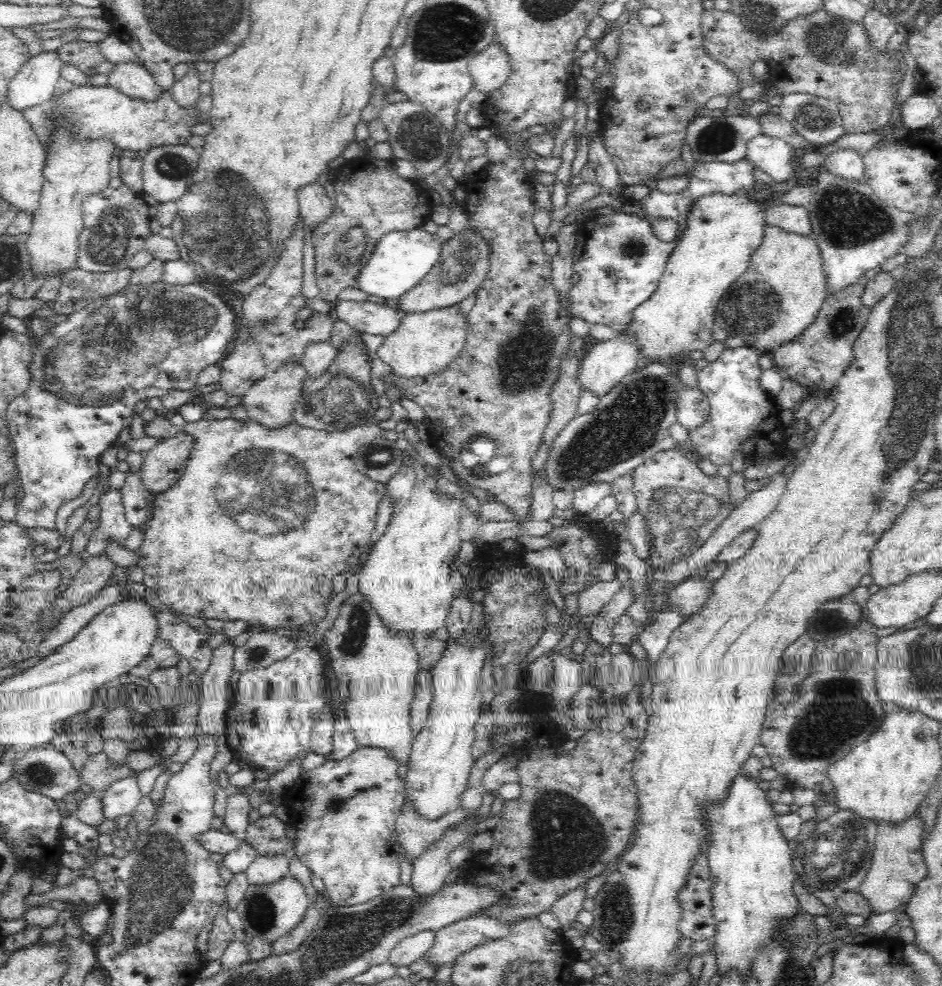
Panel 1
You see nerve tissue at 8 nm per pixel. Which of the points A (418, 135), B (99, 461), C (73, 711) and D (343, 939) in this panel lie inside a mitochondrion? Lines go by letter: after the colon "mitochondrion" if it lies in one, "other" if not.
A: mitochondrion
B: other
C: other
D: mitochondrion

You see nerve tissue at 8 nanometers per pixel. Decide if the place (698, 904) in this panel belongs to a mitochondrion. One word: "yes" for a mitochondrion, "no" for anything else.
no

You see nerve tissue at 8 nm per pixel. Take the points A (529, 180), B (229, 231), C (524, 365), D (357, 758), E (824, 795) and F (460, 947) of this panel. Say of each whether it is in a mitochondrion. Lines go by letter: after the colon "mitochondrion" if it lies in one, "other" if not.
A: other
B: mitochondrion
C: mitochondrion
D: other
E: other
F: other

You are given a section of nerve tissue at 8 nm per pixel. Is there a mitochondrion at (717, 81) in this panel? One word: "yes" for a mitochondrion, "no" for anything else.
no

